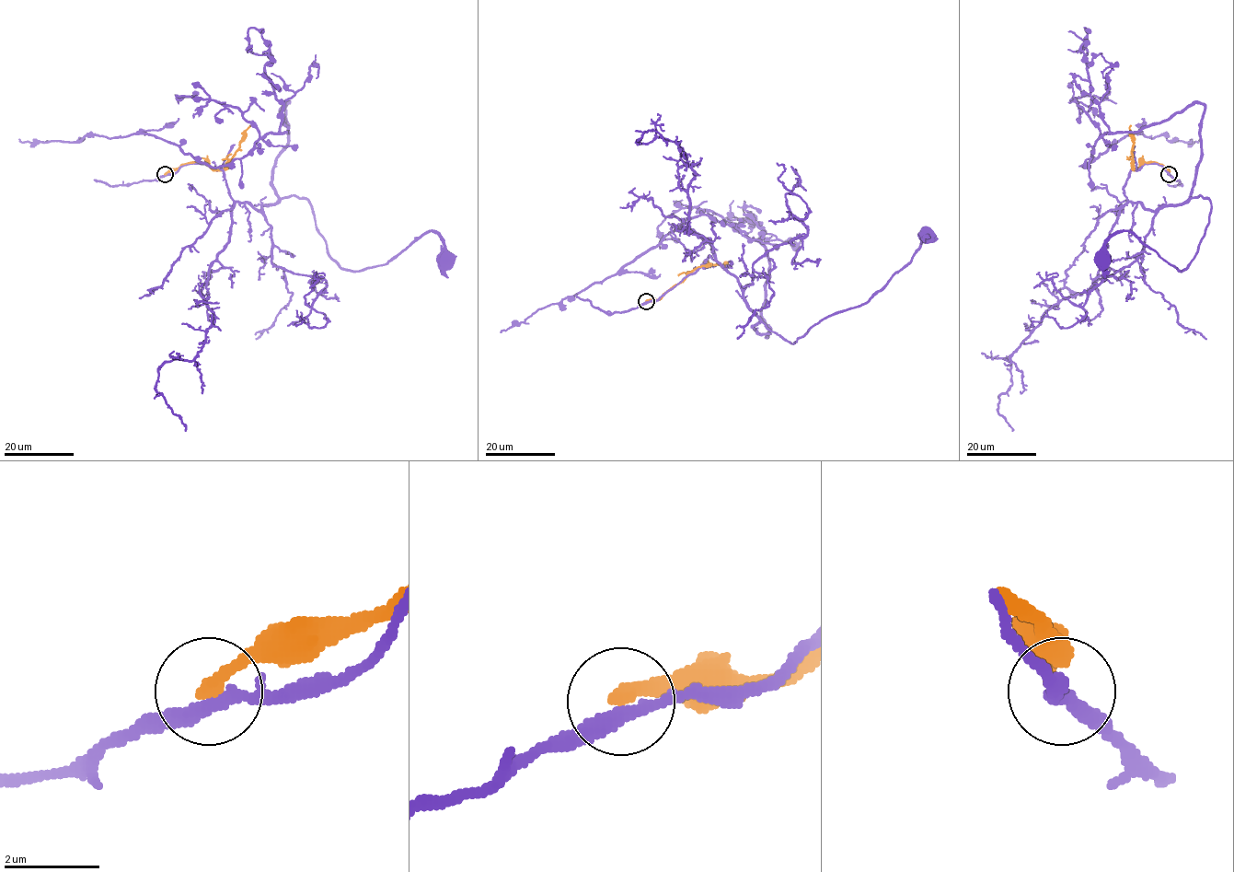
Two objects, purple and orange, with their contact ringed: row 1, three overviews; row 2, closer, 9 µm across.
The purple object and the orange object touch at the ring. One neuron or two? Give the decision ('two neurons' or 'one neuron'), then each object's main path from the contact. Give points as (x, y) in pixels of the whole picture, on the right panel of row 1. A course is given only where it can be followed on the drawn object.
two neurons; course purple (1170, 174), (1145, 164), (1124, 194), (1154, 211), (1208, 199), (1186, 268), (1129, 231), (1101, 259); course orange (1169, 174), (1162, 165), (1153, 162), (1145, 162), (1137, 169), (1134, 168), (1131, 125)

